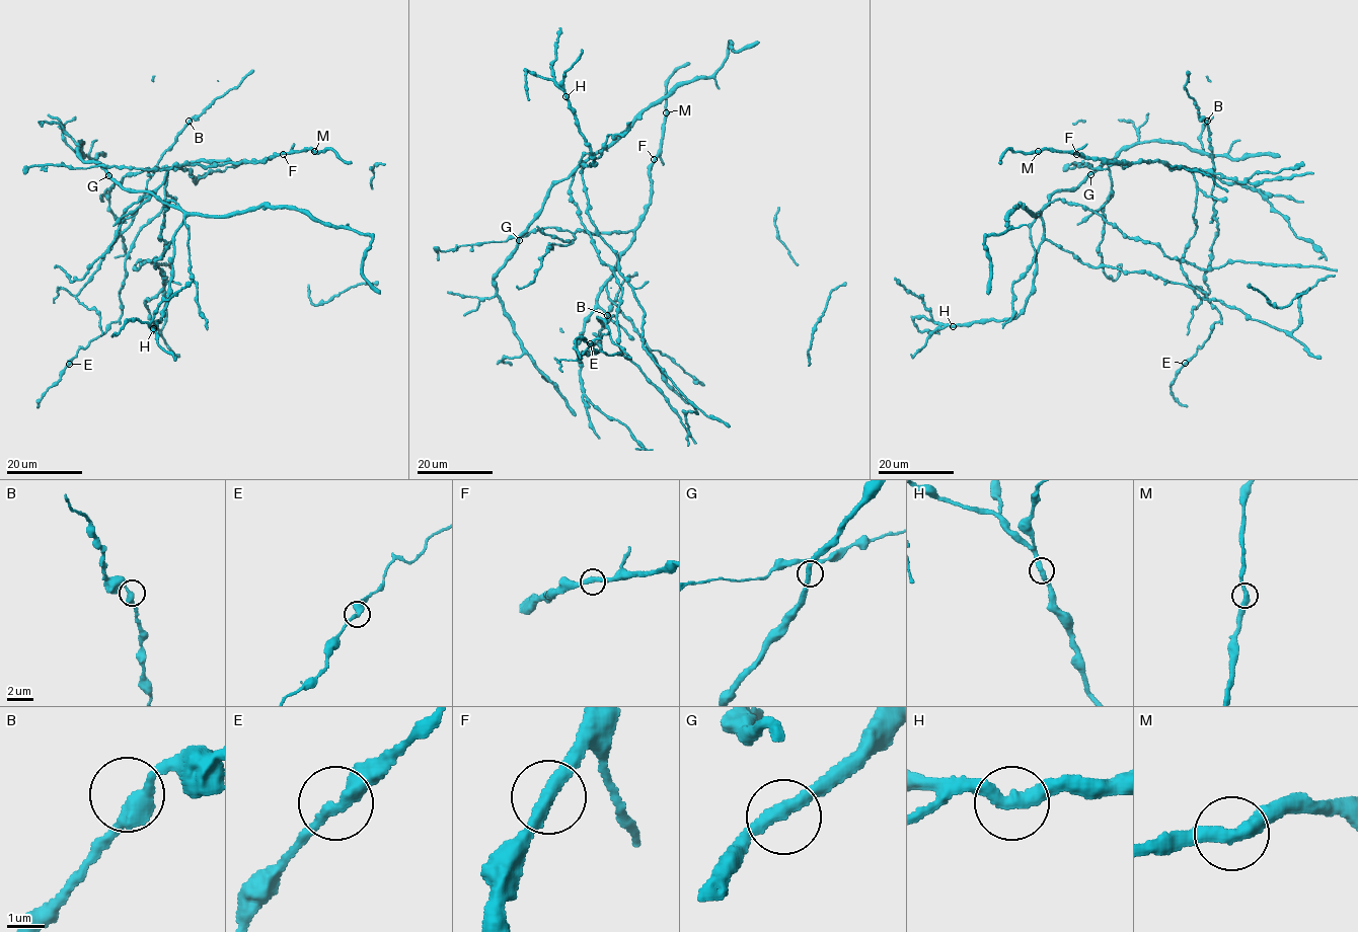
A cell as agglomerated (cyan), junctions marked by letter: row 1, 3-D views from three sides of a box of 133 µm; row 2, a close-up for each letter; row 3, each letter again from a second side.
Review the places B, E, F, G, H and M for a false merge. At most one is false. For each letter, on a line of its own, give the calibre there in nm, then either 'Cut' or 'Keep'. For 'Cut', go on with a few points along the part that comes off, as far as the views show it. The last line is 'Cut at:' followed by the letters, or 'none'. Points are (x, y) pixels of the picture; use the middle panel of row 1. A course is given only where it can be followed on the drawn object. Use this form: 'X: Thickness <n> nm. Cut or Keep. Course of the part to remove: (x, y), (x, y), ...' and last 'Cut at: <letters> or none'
B: Thickness 400 nm. Keep
E: Thickness 360 nm. Keep
F: Thickness 360 nm. Keep
G: Thickness 360 nm. Keep
H: Thickness 360 nm. Keep
M: Thickness 380 nm. Keep
Cut at: none

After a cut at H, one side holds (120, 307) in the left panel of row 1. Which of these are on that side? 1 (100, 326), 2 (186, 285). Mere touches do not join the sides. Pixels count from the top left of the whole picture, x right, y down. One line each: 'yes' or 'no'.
1: yes
2: no

